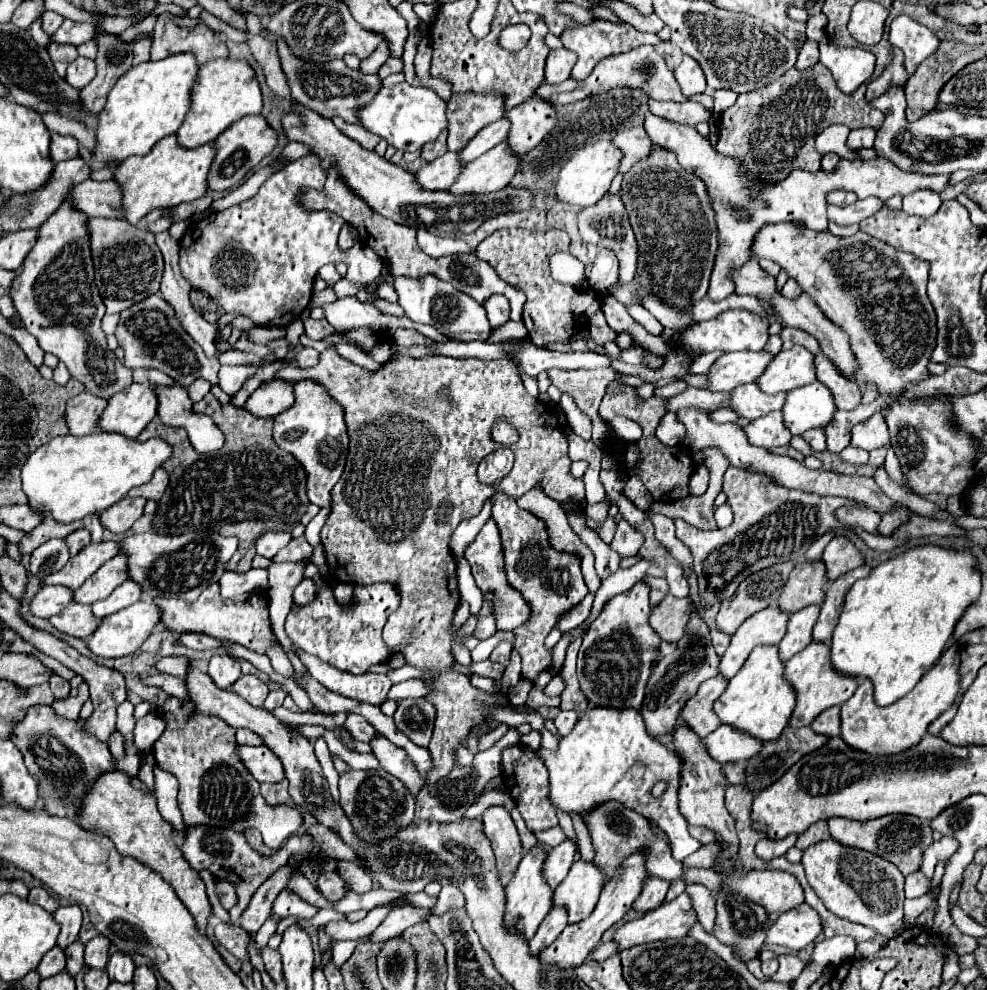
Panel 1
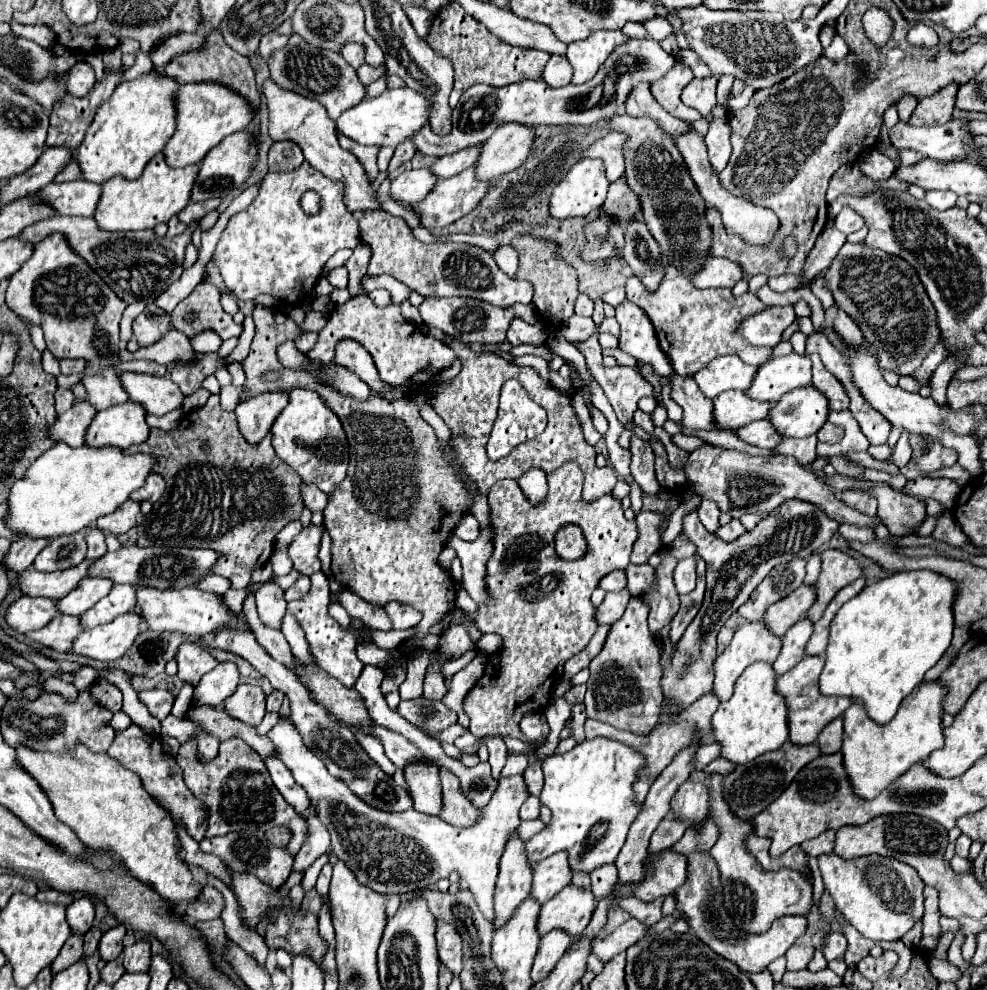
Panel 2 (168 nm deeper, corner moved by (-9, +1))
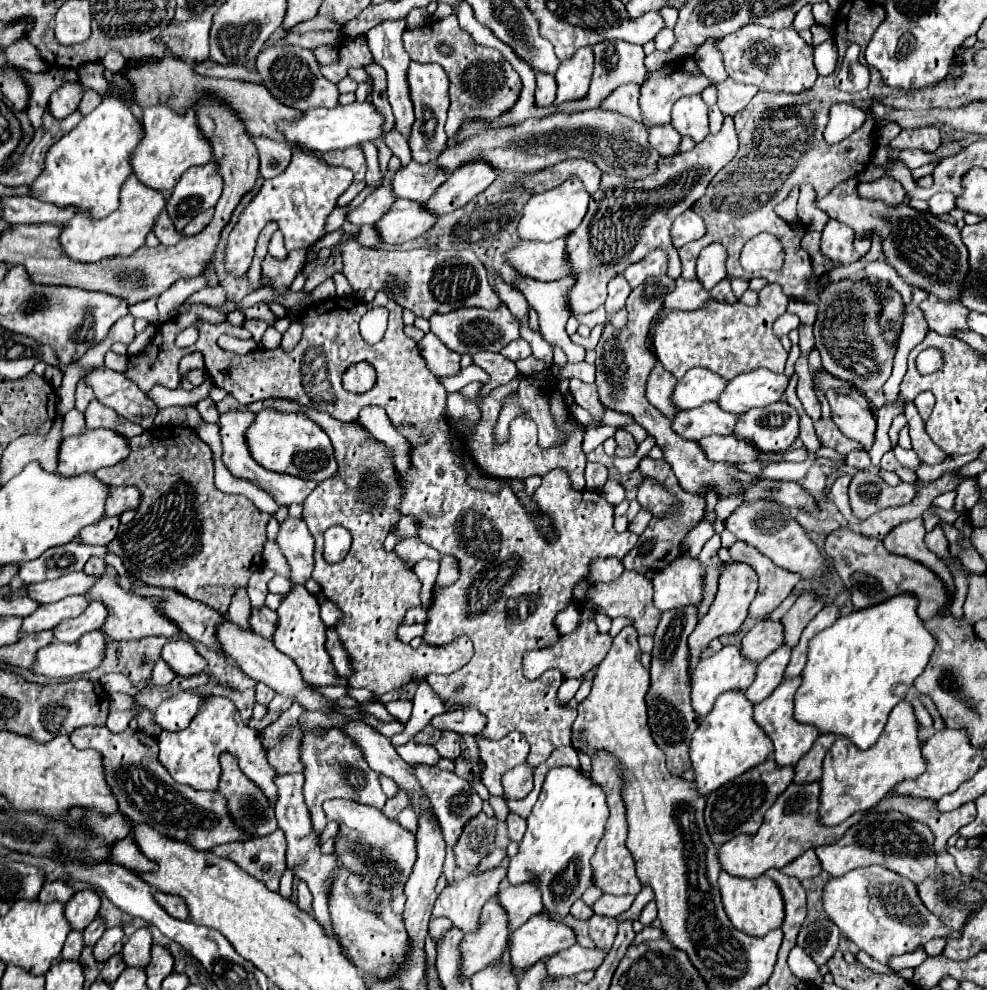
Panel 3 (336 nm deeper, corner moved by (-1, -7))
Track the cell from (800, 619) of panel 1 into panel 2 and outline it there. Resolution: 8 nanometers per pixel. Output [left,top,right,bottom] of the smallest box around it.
[774,618,814,676]

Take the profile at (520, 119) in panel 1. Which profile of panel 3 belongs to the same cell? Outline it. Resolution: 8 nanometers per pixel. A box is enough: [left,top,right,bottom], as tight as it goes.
[424,162,498,216]

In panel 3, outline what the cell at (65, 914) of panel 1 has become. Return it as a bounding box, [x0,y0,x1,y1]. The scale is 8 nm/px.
[66,888,100,930]

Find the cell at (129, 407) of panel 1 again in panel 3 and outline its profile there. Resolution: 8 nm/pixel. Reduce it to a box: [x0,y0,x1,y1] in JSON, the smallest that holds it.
[56,428,128,476]

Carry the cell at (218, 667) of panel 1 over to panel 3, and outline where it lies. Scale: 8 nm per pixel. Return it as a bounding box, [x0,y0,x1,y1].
[152,692,202,732]

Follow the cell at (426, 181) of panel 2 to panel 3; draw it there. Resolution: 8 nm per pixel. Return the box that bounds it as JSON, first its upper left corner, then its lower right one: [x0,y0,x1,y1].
[346,182,396,226]

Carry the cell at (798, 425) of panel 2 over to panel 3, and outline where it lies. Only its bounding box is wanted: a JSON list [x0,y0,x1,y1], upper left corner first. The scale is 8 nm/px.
[734,400,798,452]

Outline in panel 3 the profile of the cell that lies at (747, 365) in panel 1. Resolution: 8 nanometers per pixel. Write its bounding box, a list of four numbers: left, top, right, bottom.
[672,368,726,410]

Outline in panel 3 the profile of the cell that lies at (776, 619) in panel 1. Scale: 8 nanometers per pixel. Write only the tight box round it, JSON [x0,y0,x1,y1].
[690,646,756,718]

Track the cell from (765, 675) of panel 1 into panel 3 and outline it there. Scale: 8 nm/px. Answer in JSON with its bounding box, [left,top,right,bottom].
[690,692,772,796]

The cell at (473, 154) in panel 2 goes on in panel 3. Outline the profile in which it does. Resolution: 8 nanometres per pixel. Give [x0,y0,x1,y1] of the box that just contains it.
[390,162,446,202]

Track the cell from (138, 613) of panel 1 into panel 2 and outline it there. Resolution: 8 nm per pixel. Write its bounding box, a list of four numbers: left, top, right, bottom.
[72,612,144,660]

